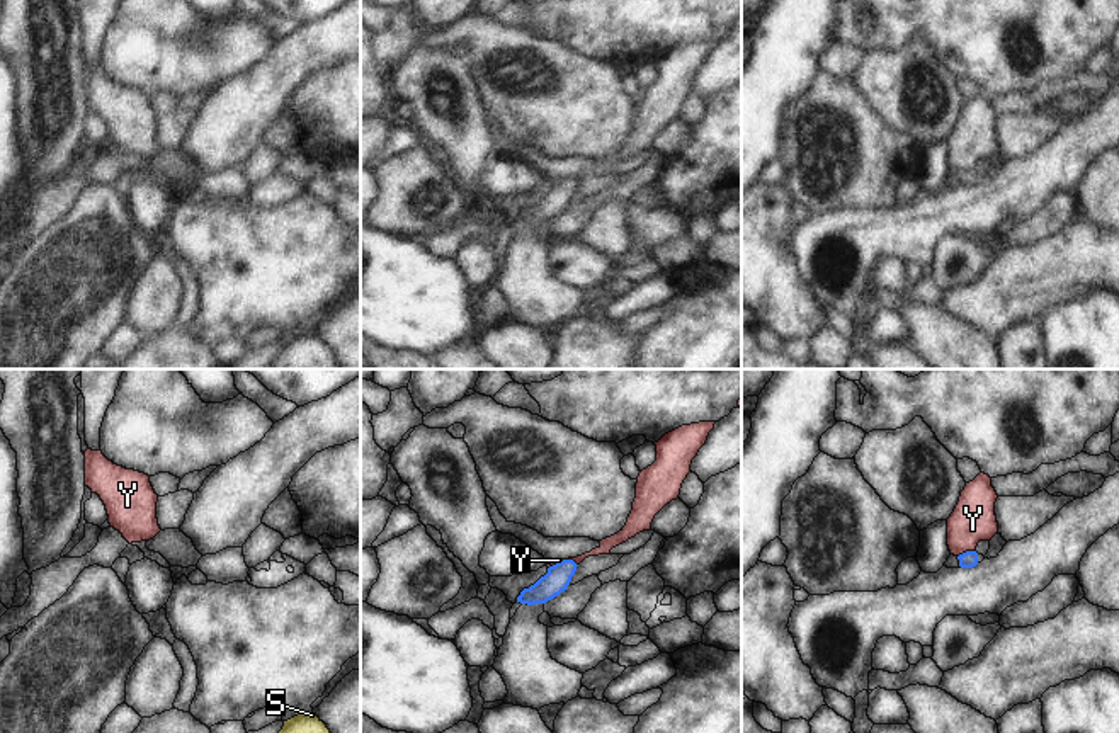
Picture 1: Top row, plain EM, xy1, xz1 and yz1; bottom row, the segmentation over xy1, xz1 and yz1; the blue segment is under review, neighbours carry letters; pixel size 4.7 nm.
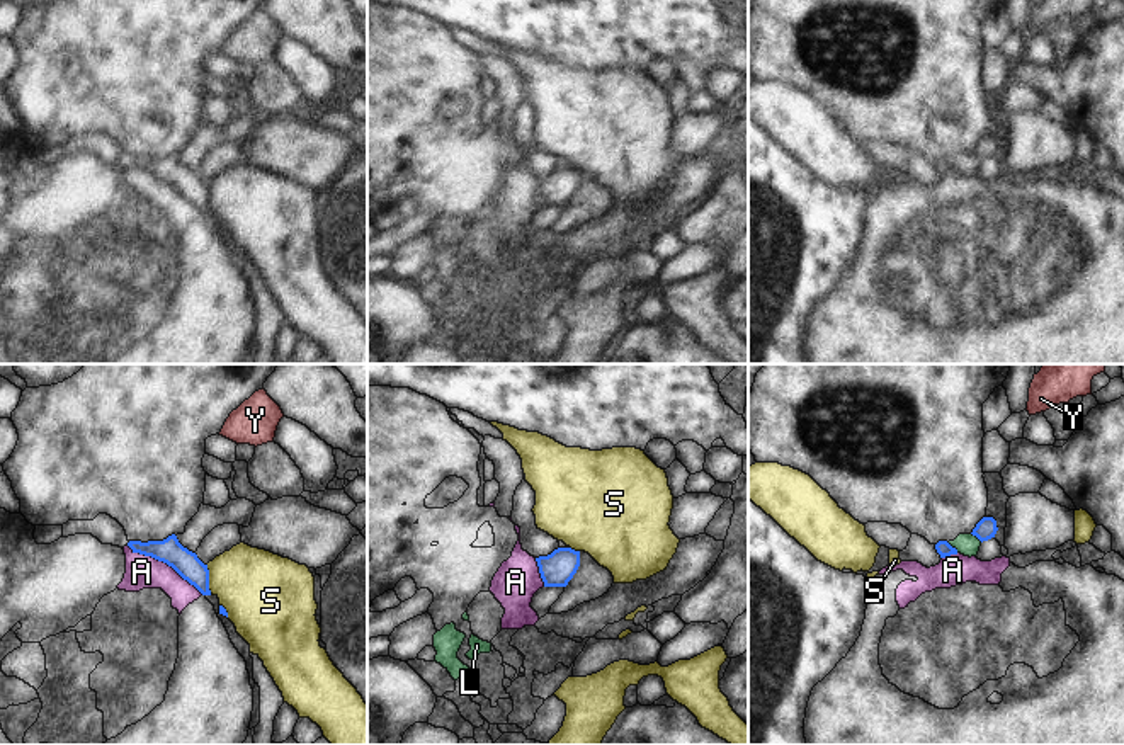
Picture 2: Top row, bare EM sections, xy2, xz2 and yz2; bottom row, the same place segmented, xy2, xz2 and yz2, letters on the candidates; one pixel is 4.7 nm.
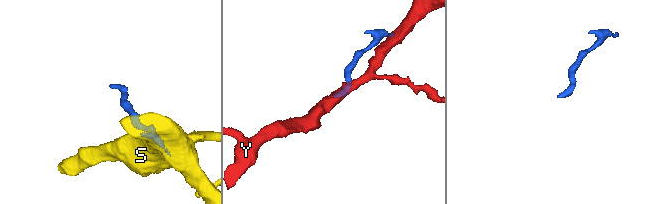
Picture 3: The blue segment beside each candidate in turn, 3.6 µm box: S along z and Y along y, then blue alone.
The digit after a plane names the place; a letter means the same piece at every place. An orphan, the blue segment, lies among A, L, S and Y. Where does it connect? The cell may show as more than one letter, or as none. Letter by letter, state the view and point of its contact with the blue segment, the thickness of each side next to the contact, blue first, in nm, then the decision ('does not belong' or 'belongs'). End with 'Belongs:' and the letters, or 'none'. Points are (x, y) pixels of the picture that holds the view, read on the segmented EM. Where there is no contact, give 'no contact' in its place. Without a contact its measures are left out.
A: meets blue in xy2 at (165, 562); 120 nm thick on the blue side, 160 nm on the other; does not belong
L: meets blue in yz2 at (951, 546); 70 nm thick on the blue side, 110 nm on the other; does not belong
S: meets blue in xy2 at (208, 579); 120 nm thick on the blue side, 360 nm on the other; does not belong
Y: meets blue in yz1 at (966, 551); 80 nm thick on the blue side, 200 nm on the other; does not belong
Belongs: none

